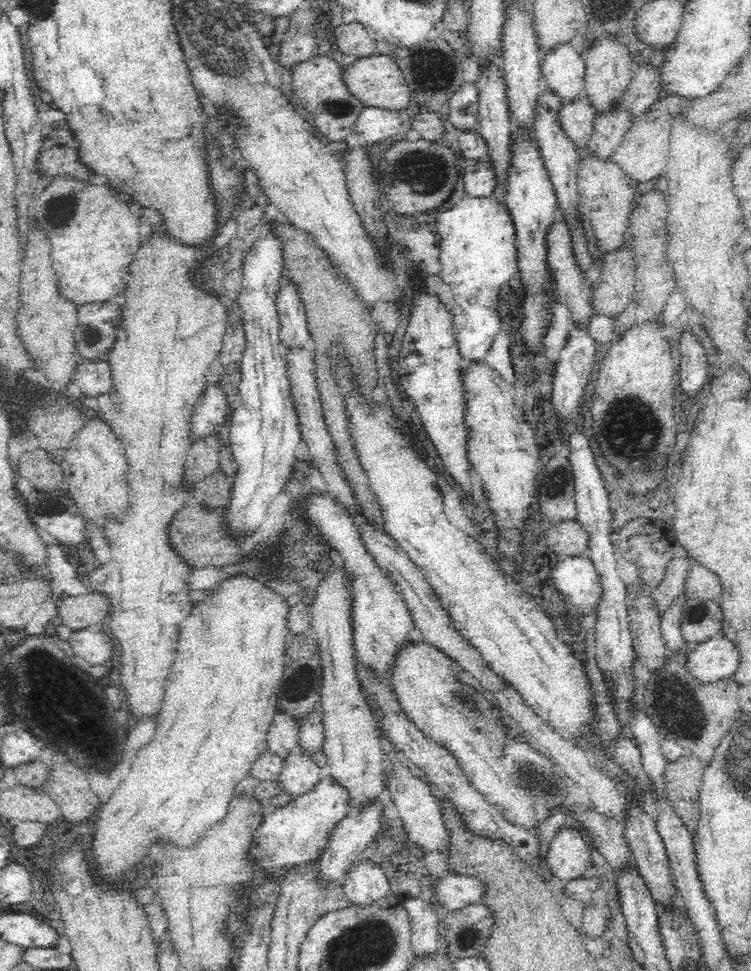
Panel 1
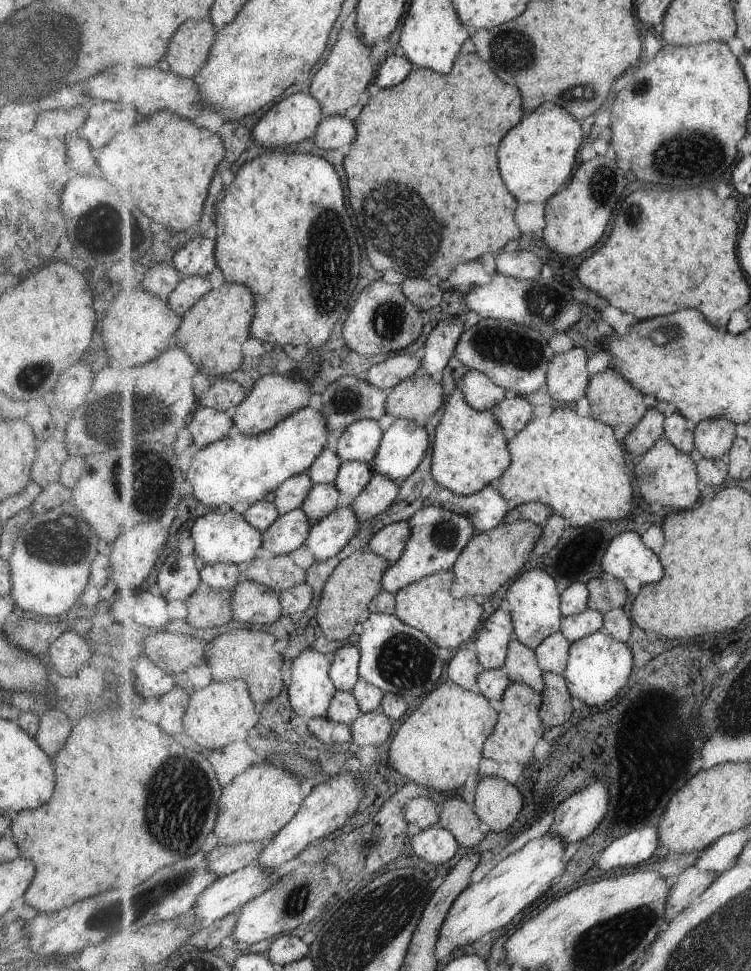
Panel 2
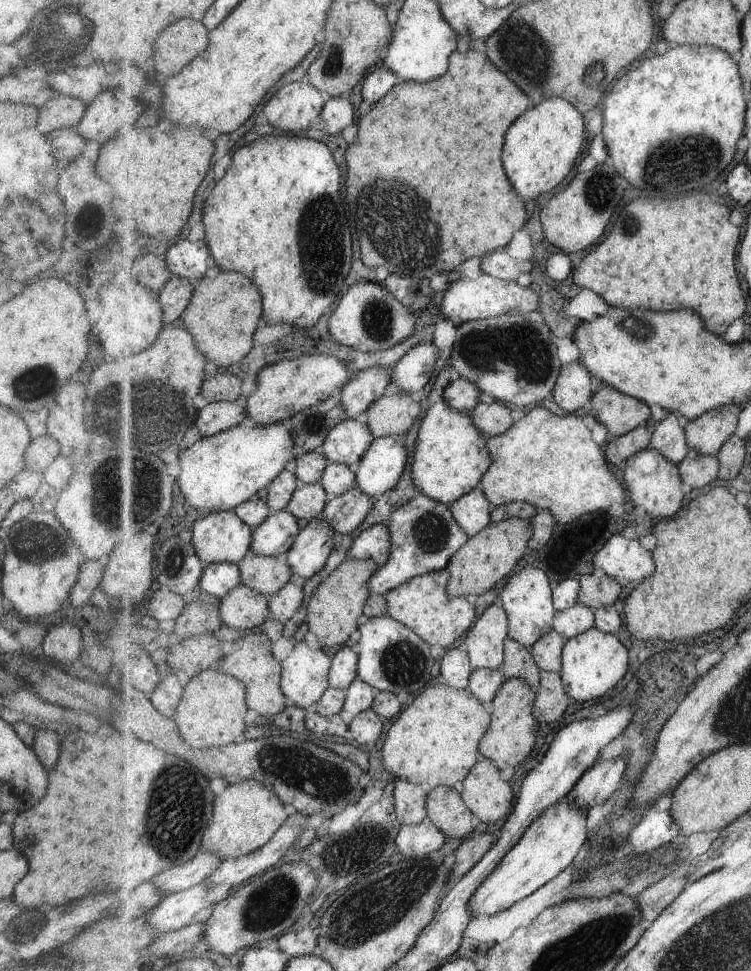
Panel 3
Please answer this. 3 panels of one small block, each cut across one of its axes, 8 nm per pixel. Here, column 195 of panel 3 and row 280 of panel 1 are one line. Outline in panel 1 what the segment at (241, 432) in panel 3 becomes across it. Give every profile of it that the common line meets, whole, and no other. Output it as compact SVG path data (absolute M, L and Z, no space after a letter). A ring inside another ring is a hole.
M492 194L490 196L465 196L452 208L438 212L435 225L441 238L439 259L442 270L439 277L451 287L454 294L454 304L450 311L453 315L457 347L465 360L471 363L484 361L486 352L490 350L494 338L501 334L500 315L496 311L500 288L505 282L518 276L520 270L518 269L515 224L505 203L495 194Z

